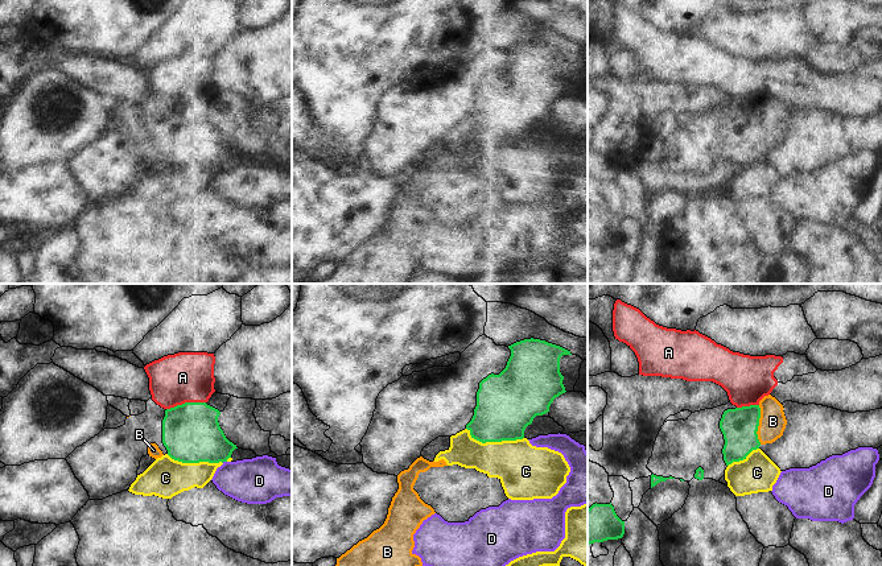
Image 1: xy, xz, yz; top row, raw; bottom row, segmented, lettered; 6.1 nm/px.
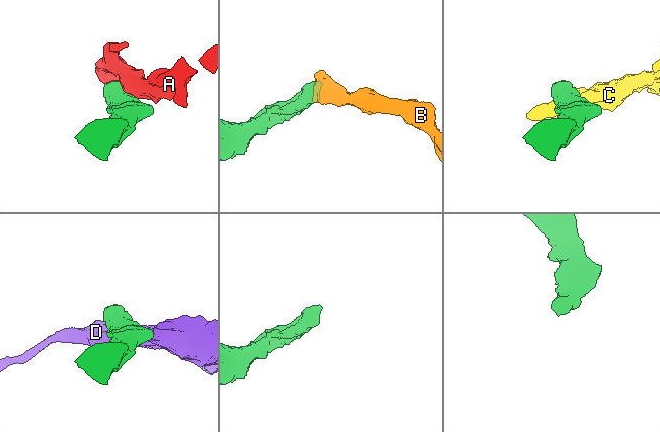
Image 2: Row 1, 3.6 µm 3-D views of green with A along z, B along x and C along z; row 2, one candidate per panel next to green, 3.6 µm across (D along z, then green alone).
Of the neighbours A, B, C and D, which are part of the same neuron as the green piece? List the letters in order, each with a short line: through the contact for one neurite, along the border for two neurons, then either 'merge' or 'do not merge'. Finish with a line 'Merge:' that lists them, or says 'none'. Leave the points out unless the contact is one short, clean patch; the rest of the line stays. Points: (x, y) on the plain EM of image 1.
A: line xy (205, 106), (185, 106), (167, 114); do not merge
B: line yz (740, 129), (758, 129), (773, 125); merge
C: line xz (466, 132), (474, 143), (482, 147), (515, 145), (523, 141); do not merge
D: line xy (226, 165), (222, 166); do not merge
Merge: B

